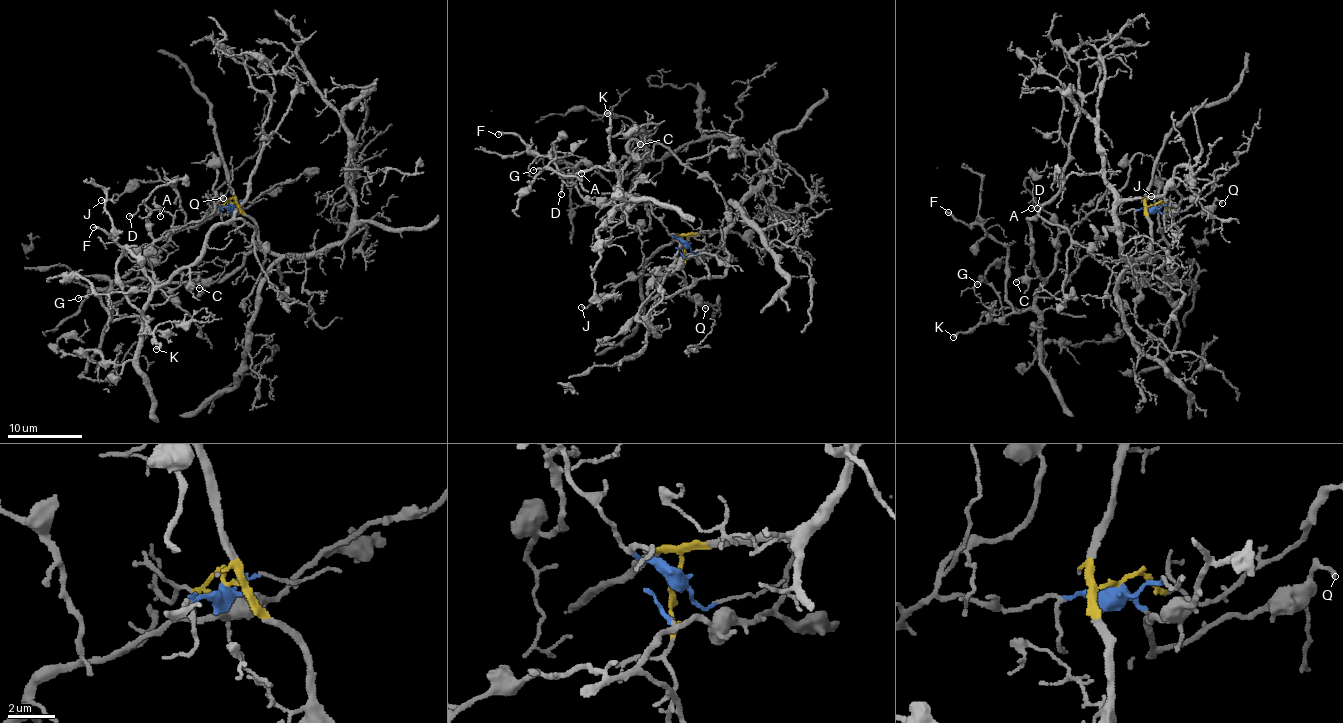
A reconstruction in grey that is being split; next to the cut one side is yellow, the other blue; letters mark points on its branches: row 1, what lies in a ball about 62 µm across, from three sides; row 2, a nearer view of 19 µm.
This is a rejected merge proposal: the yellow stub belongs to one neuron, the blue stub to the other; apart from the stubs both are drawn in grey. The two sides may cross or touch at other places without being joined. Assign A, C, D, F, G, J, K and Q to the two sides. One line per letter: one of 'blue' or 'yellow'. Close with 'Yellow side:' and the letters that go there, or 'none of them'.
A: blue
C: blue
D: blue
F: blue
G: blue
J: blue
K: blue
Q: blue
Yellow side: none of them

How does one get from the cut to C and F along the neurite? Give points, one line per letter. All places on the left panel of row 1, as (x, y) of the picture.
C: (230, 204), (173, 226), (145, 259), (145, 272), (154, 285), (185, 267), (192, 284), (200, 288)
F: (230, 204), (156, 240), (145, 259), (148, 320), (123, 289), (116, 261), (123, 254), (114, 237), (93, 227)

